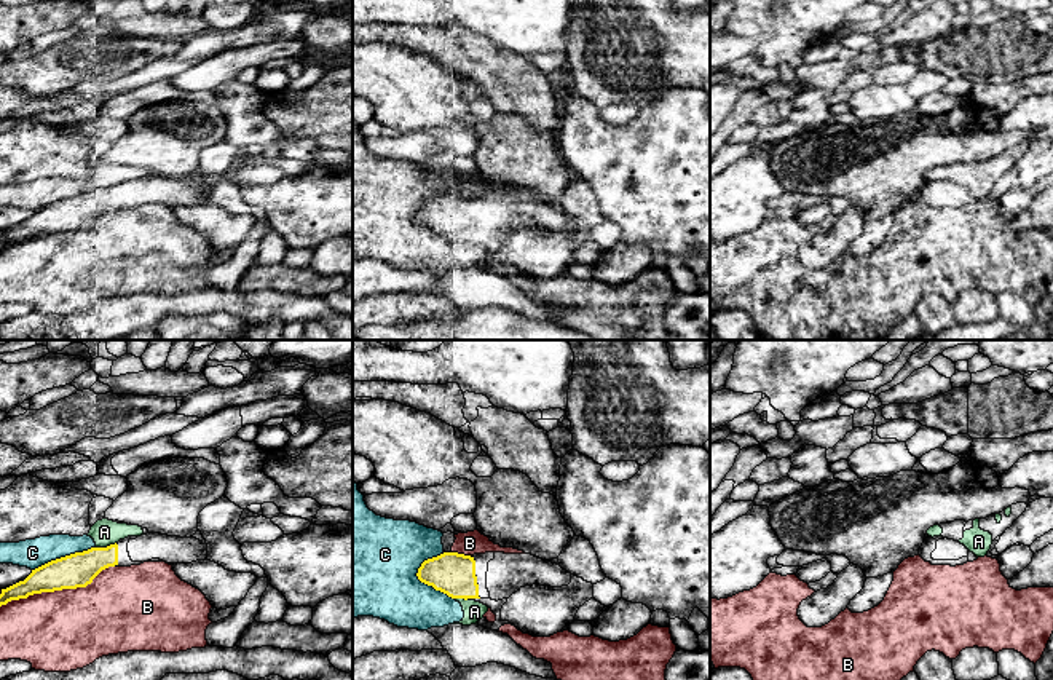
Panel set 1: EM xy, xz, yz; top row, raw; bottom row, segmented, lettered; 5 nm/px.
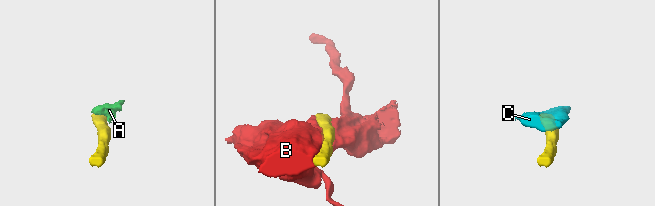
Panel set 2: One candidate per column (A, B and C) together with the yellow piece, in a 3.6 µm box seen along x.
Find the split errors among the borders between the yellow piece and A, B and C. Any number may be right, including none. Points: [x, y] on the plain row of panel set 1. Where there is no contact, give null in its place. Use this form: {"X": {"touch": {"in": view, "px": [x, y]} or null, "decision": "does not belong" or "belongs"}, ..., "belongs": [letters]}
{"A": {"touch": {"in": "xy", "px": [107, 189]}, "decision": "does not belong"}, "B": {"touch": {"in": "xy", "px": [56, 232]}, "decision": "does not belong"}, "C": {"touch": {"in": "xz", "px": [426, 225]}, "decision": "does not belong"}, "belongs": []}

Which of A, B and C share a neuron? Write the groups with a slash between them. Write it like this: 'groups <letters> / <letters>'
groups A C / B

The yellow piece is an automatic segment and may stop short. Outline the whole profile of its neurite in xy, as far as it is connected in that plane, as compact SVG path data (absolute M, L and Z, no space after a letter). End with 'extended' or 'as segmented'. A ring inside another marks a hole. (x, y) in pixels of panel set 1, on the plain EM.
M160 176L128 179L107 190L91 190L35 212L24 222L2 231L0 249L34 236L86 230L108 209L131 209L144 204L191 206L206 203L207 187L196 180L177 180Z; extended

